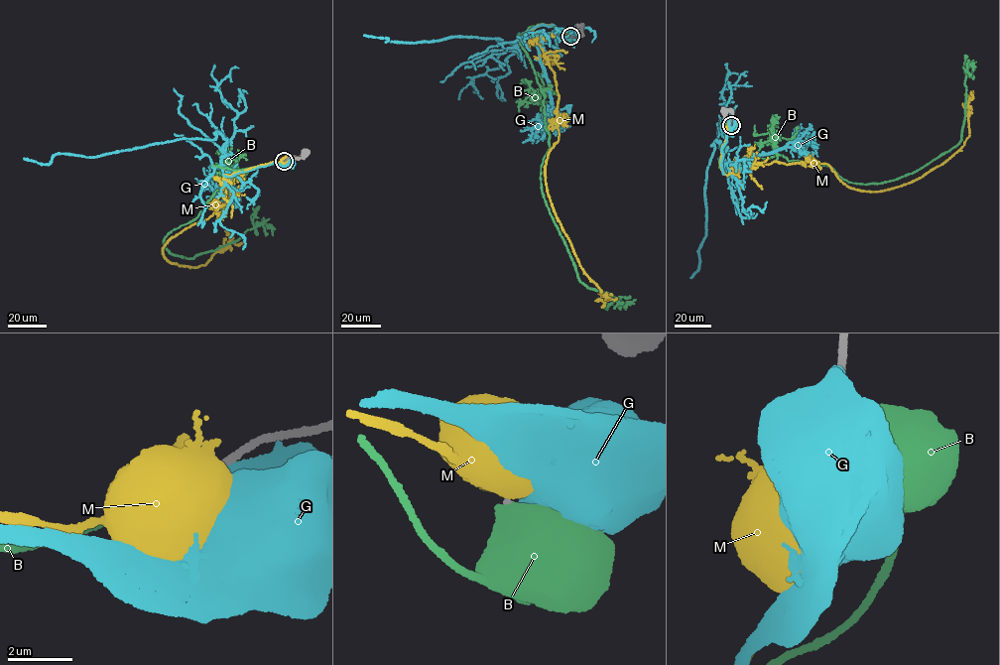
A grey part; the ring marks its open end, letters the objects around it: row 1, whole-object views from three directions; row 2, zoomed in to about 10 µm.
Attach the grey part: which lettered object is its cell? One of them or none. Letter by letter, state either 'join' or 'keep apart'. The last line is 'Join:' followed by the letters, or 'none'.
B: keep apart
G: keep apart
M: keep apart
Join: none

